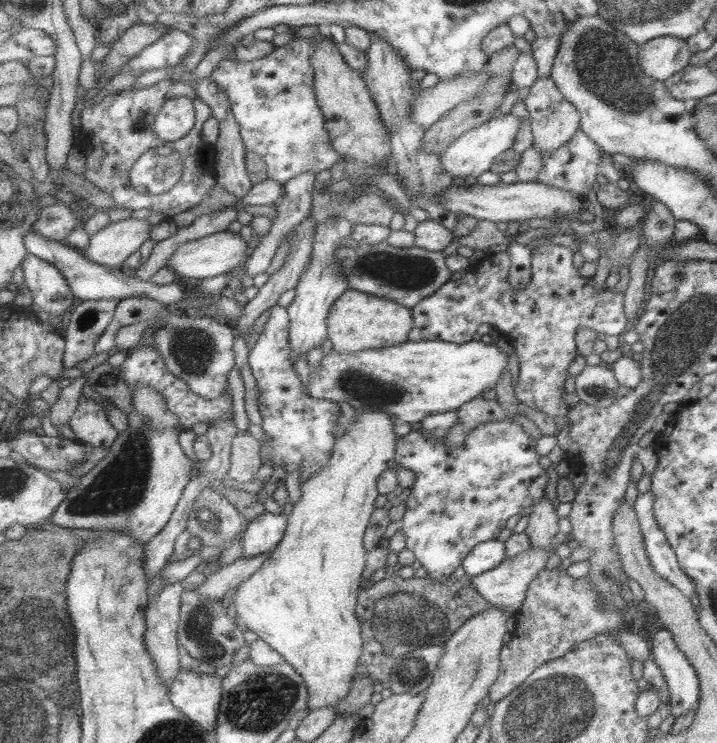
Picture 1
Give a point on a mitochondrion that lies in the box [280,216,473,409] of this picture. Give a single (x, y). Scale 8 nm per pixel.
(405, 272)

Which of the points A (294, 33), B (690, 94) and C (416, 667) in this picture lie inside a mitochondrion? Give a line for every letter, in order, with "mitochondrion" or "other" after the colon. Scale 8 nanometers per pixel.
A: other
B: other
C: mitochondrion

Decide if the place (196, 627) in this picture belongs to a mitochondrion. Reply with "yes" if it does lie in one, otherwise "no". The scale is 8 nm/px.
yes

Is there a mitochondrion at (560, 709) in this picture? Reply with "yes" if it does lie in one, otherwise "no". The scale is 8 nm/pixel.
yes

